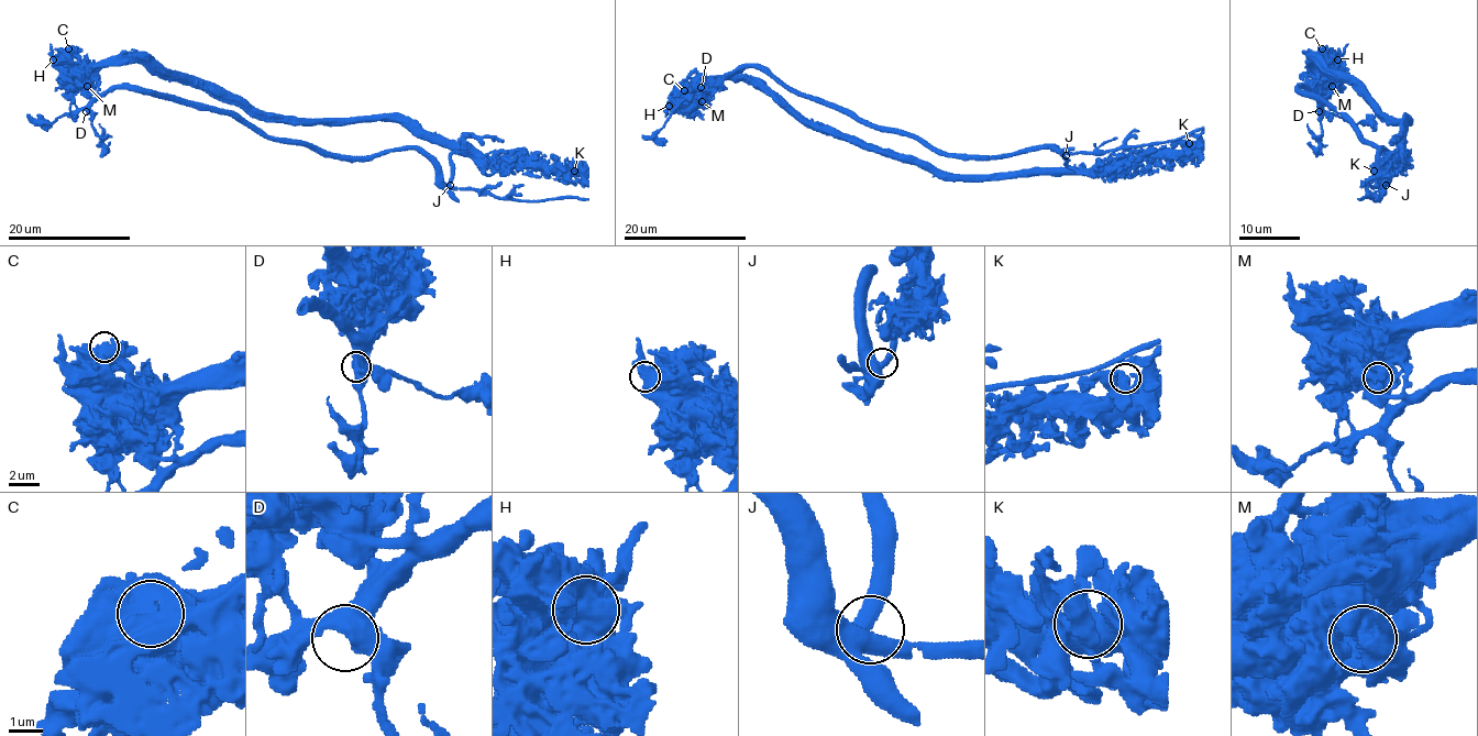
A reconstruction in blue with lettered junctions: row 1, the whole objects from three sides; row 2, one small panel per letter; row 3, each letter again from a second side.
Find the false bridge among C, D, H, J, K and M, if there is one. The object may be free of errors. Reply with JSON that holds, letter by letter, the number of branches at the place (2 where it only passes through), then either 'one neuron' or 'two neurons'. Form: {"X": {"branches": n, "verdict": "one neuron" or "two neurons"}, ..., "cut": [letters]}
{"C": {"branches": 3, "verdict": "one neuron"}, "D": {"branches": 3, "verdict": "one neuron"}, "H": {"branches": 2, "verdict": "one neuron"}, "J": {"branches": 3, "verdict": "one neuron"}, "K": {"branches": 3, "verdict": "one neuron"}, "M": {"branches": 3, "verdict": "two neurons"}, "cut": ["M"]}

